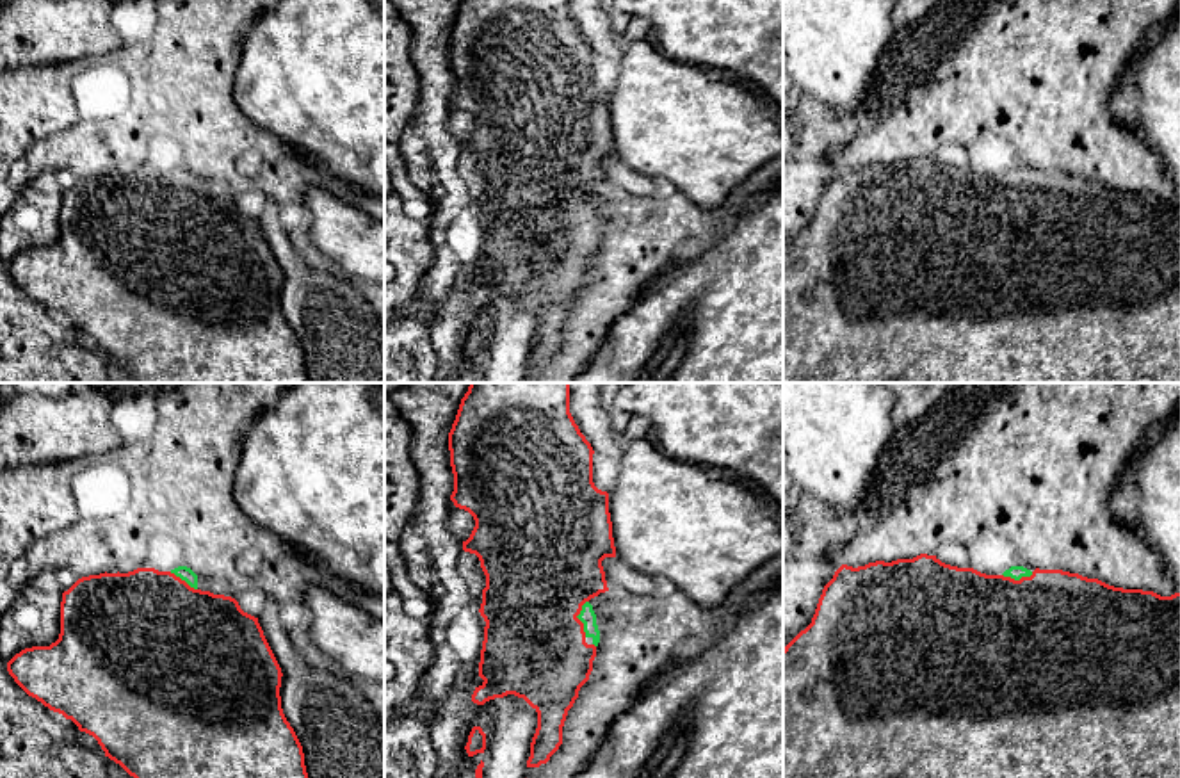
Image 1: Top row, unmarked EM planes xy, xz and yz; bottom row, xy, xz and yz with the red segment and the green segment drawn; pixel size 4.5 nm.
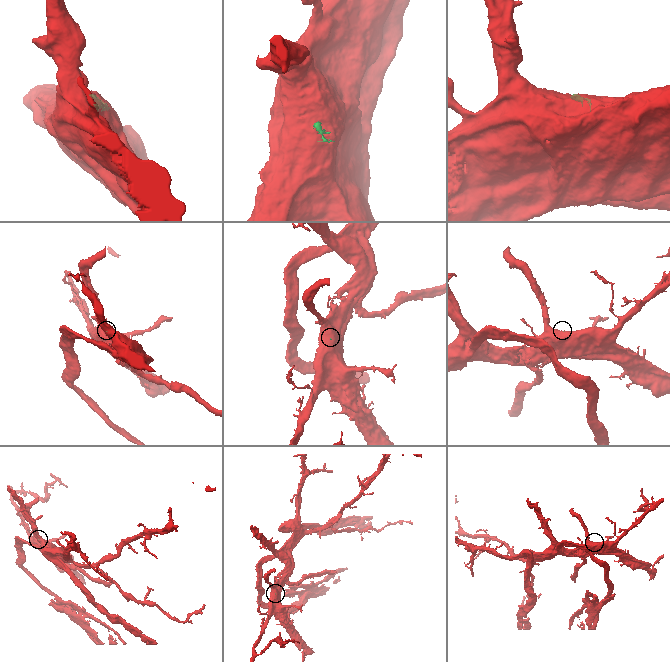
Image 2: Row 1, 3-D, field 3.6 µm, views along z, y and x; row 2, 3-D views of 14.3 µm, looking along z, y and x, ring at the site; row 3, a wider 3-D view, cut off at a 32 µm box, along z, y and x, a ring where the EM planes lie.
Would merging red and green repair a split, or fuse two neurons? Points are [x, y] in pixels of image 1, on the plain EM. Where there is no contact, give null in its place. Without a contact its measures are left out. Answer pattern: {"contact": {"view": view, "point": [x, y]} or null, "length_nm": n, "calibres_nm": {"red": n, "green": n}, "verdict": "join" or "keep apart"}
{"contact": {"view": "xz", "point": [577, 219]}, "length_nm": 170, "calibres_nm": {"red": 460, "green": 70}, "verdict": "join"}

